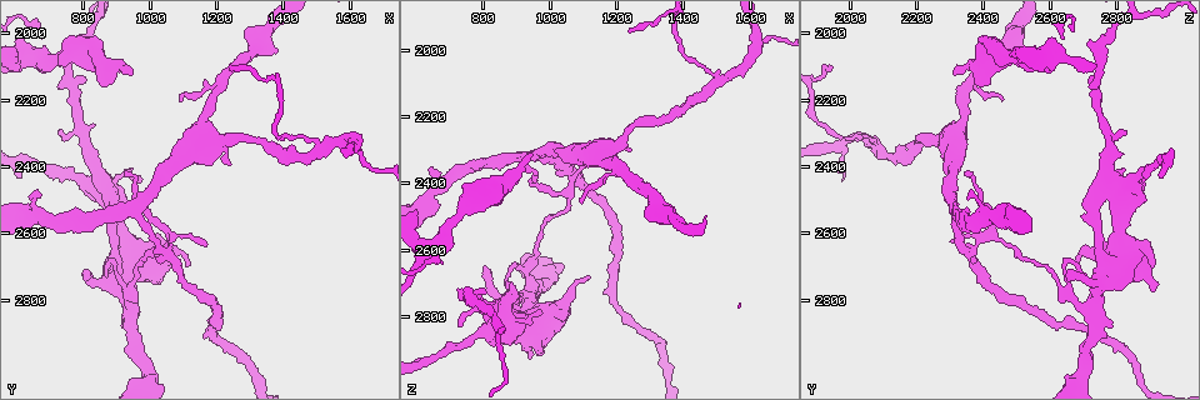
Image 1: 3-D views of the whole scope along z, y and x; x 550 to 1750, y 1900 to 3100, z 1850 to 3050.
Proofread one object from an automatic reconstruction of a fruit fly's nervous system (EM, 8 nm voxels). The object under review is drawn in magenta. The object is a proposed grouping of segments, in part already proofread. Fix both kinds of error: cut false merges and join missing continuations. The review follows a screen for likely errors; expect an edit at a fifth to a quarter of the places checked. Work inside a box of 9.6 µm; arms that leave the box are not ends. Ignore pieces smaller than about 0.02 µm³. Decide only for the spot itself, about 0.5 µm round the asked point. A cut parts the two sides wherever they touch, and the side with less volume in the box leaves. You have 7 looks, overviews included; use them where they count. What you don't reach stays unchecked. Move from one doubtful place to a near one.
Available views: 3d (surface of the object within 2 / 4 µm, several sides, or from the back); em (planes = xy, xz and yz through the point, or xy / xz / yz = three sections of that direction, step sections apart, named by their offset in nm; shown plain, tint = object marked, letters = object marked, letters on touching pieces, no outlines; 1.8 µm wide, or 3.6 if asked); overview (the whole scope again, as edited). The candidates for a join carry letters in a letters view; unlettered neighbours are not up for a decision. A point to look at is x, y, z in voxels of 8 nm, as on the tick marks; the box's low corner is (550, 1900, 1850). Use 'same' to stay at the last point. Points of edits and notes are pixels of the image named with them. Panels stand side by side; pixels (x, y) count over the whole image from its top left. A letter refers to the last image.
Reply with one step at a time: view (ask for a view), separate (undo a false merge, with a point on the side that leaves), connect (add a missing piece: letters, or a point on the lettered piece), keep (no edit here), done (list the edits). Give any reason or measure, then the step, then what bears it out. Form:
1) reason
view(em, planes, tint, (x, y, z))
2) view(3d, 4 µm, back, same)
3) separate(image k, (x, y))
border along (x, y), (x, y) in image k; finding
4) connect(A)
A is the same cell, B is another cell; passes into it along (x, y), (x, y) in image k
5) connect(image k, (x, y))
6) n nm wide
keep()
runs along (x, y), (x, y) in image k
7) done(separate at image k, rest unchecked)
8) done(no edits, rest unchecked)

looks like a crossing
view(3d, 4 µm, (860, 2460, 2800))

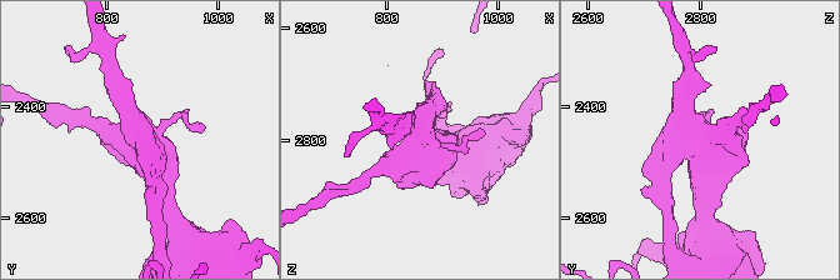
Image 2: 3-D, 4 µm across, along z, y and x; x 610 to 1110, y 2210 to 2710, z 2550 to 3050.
view(em, planes, tint, (860, 2450, 2795))

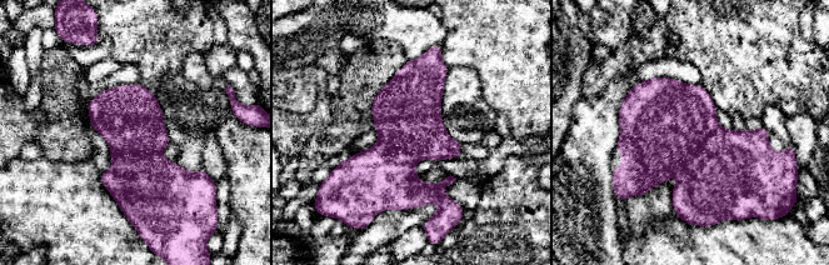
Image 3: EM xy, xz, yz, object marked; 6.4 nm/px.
view(em, planes, letters, same)

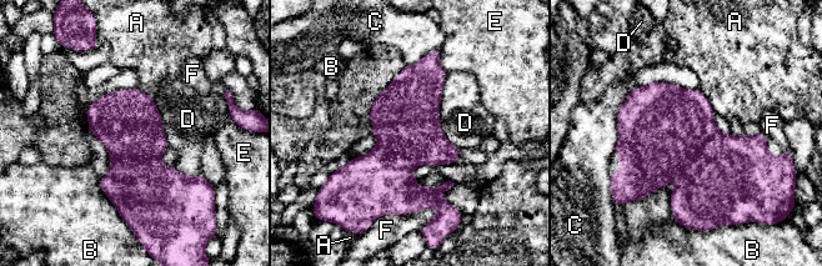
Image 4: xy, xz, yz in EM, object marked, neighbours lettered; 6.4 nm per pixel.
separate(image 4, (149, 195))
A, B, C, D, E and F are other cells; border along (159, 154), (143, 160), (110, 156) in image 4; two neurons meet here

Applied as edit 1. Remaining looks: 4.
calibre changes
view(em, 3.6 µm, planes, tint, (660, 2540, 2410))

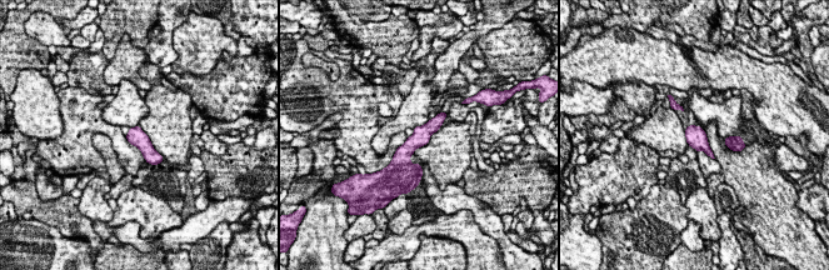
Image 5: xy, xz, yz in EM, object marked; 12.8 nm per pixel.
what lies round it
view(em, 3.6 µm, planes, letters, same)

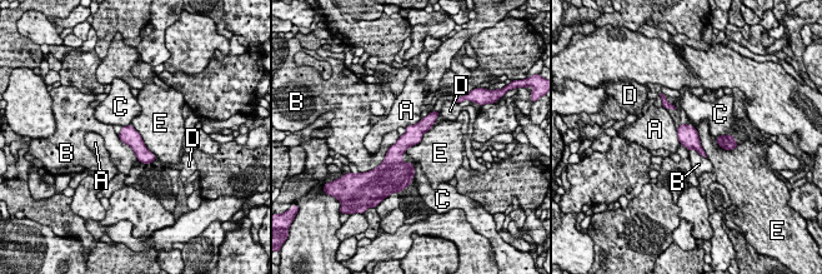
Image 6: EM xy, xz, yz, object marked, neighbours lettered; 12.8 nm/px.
E touches over 500 nm
keep()
A, B, C, D and E are other cells; runs along (434, 114), (399, 149), (410, 174) in image 6; one neuron here

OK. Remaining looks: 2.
thin neck
view(em, planes, letters, (1060, 2620, 2380))

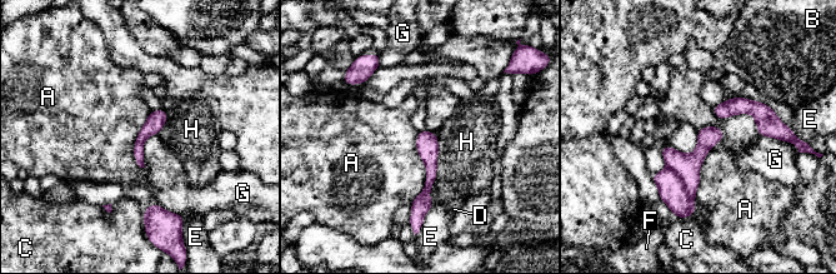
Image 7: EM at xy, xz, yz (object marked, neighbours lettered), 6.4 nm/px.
separate(image 7, (687, 167))
A, B, C, D, E, F, G and H are other cells; the part that leaves runs along (426, 134), (430, 179), (415, 209) in image 7; a second neuron is stuck on

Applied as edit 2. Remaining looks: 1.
done(separate at image 4, separate at image 7, rest unchecked)

